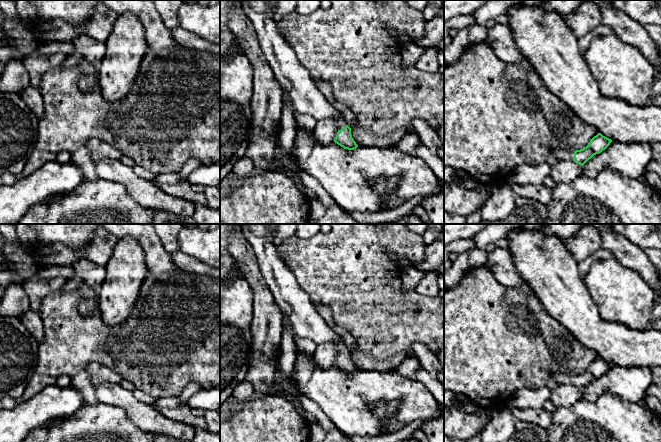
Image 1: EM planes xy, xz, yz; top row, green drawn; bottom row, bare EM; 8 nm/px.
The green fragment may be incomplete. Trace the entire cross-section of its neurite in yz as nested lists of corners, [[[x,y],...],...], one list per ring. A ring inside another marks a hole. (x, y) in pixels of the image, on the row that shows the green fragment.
[[[598,133],[583,149],[576,151],[557,149],[552,152],[552,155],[559,160],[573,160],[575,163],[583,166],[594,155],[605,150],[611,142],[611,139]]]

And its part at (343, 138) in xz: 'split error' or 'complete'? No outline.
split error

